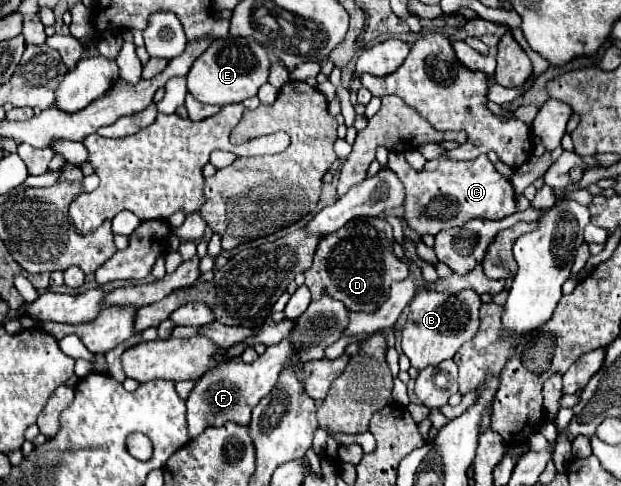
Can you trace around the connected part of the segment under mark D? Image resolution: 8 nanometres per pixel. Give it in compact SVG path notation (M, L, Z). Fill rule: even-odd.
M381 217L351 219L333 235L323 235L311 269L303 273L311 299L317 301L327 293L331 299L343 301L349 311L375 311L387 299L389 285L407 277L405 265L395 257L391 245L393 229Z

